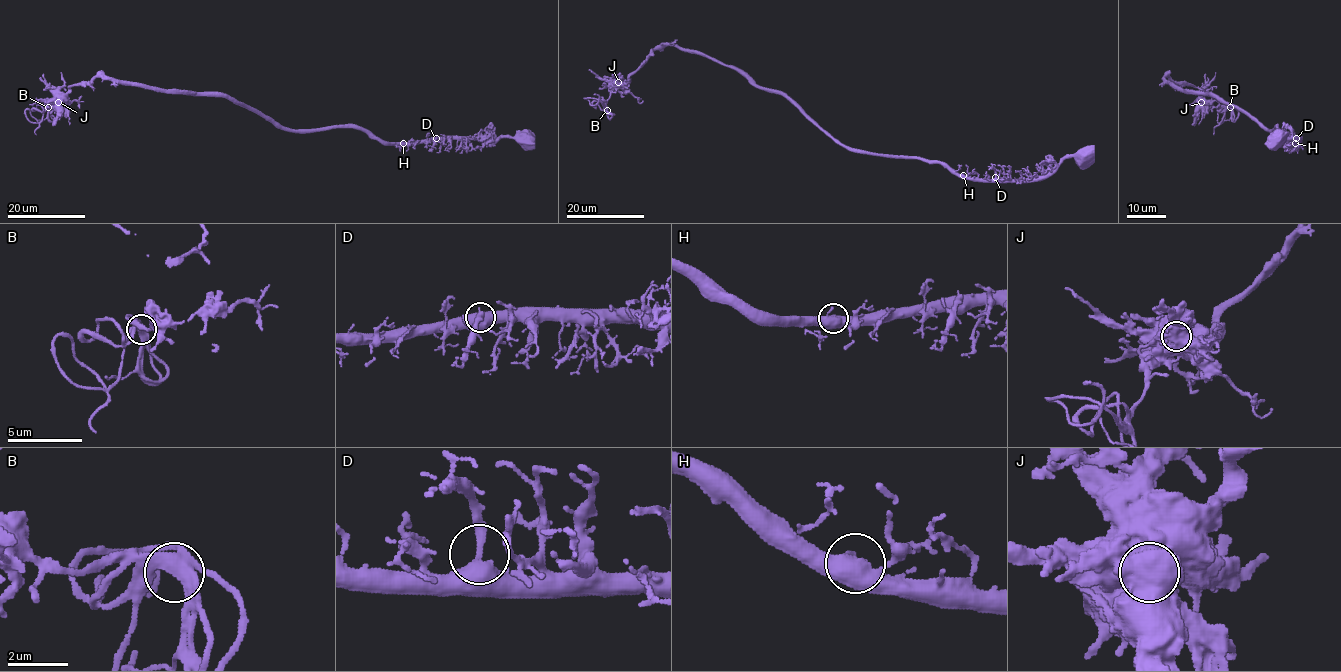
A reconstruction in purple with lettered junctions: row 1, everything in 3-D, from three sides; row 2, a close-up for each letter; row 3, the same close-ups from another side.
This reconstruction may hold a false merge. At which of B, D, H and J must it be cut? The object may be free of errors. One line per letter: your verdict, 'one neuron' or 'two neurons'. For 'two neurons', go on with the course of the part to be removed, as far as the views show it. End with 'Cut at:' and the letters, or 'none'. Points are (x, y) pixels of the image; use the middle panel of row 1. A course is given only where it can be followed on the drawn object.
B: one neuron
D: one neuron
H: one neuron
J: two neurons; foreign part runs (618, 82), (603, 105), (596, 93)
Cut at: J

